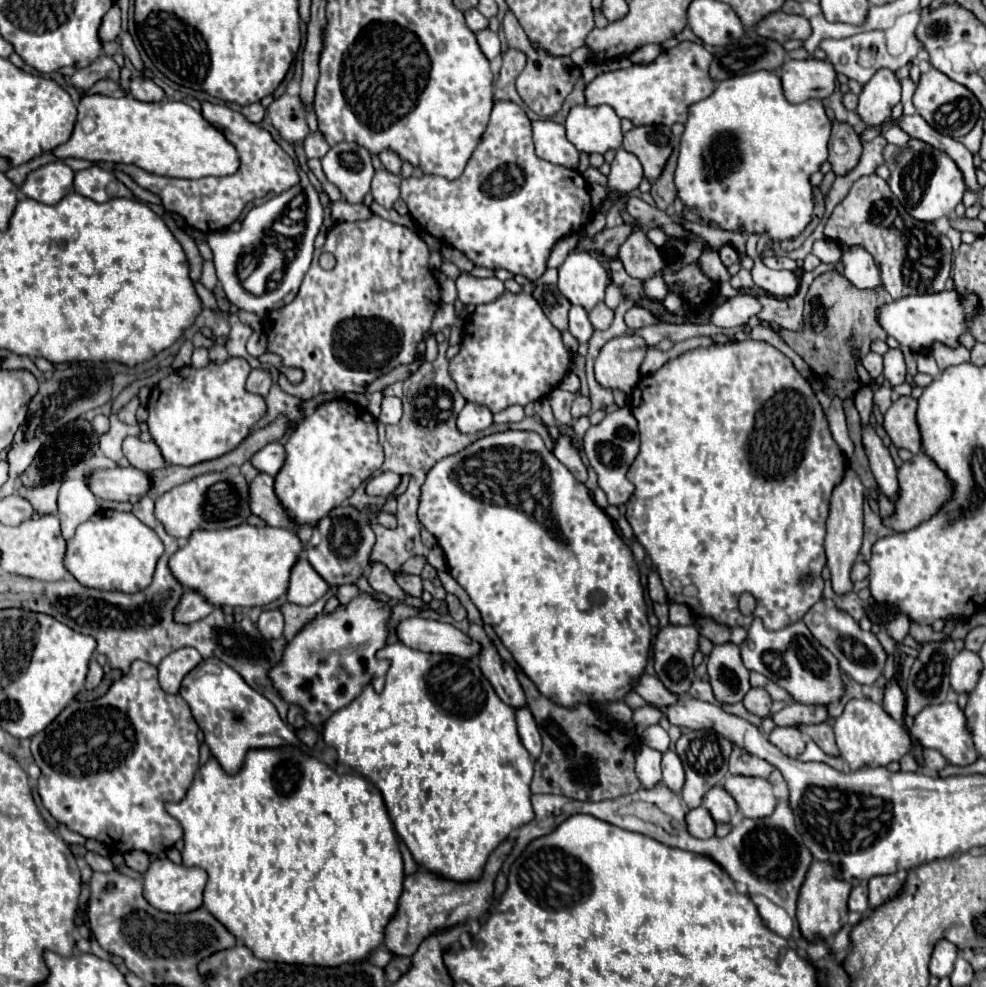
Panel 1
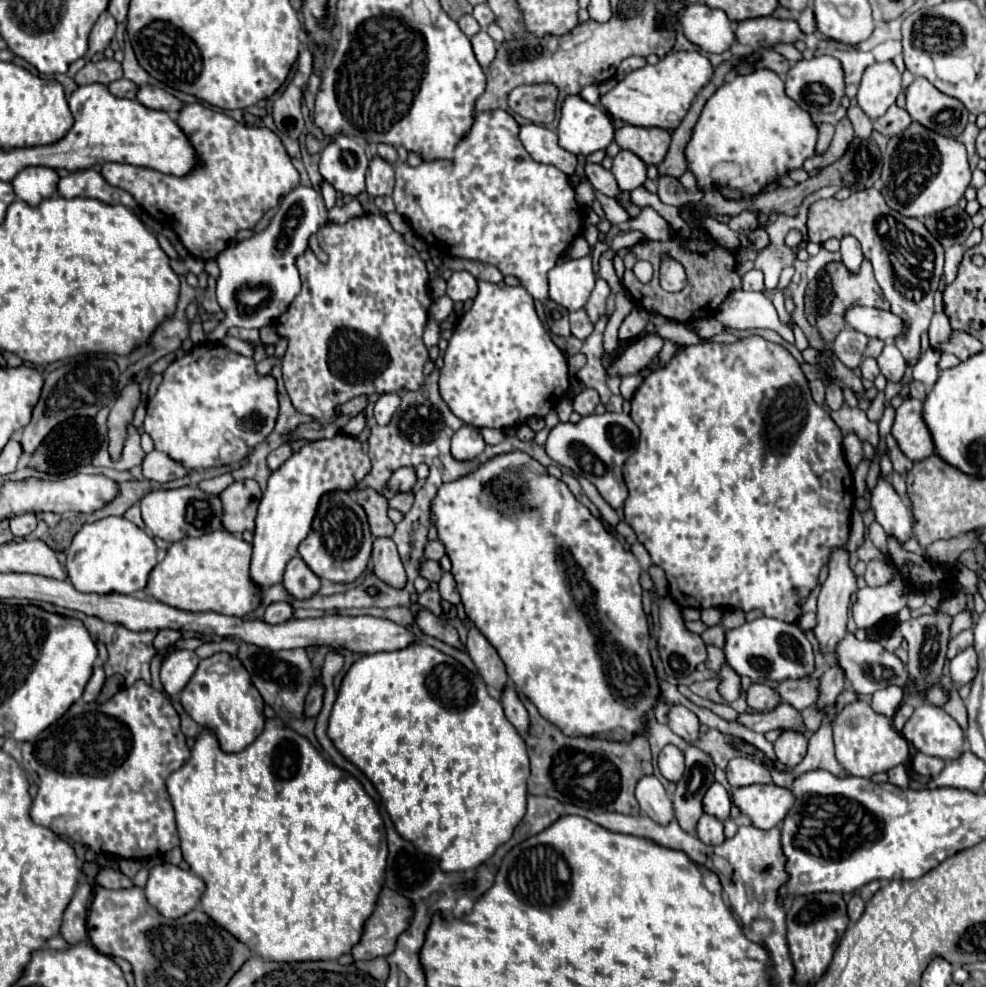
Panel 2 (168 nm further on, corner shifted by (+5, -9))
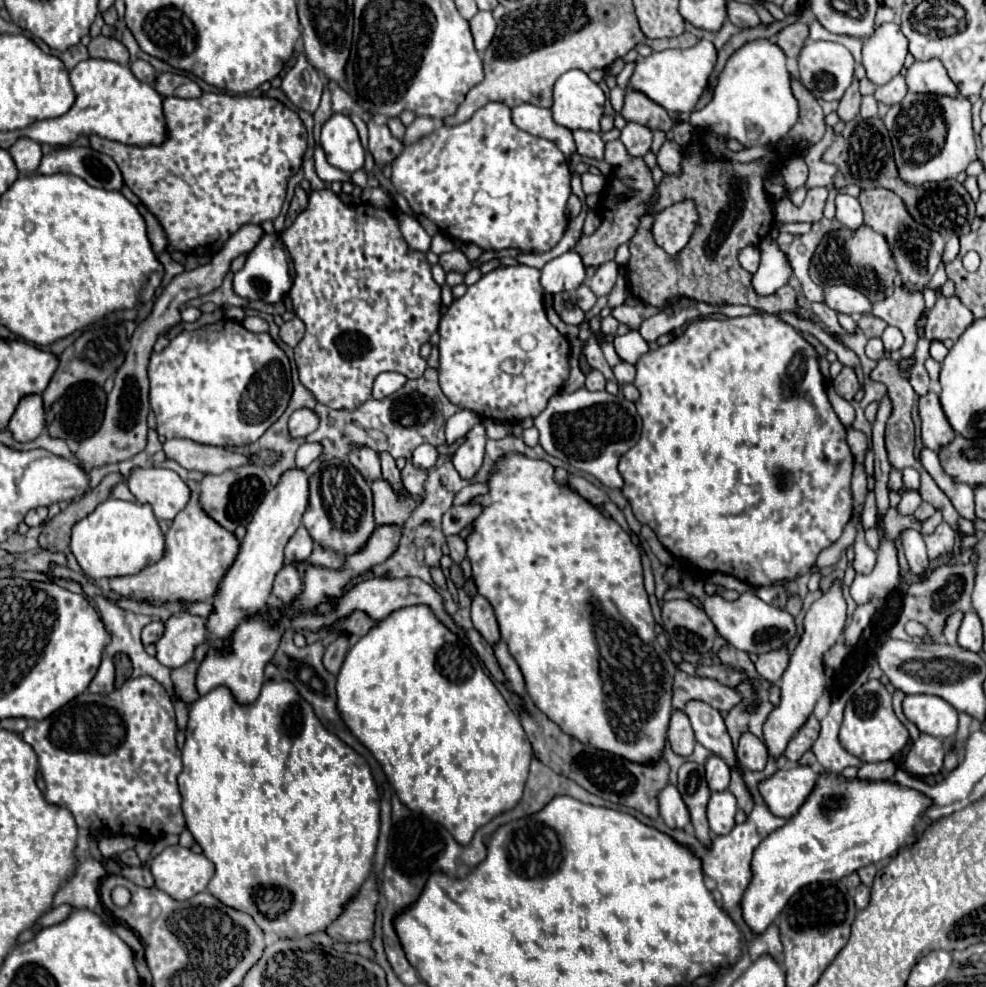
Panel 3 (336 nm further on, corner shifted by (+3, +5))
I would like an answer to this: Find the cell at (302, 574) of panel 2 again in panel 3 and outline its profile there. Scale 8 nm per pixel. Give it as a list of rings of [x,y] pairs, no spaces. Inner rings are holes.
[[[299,526],[297,532],[289,538],[287,546],[285,546],[285,560],[287,562],[301,562],[307,560],[313,552],[313,540],[307,532],[305,526]]]

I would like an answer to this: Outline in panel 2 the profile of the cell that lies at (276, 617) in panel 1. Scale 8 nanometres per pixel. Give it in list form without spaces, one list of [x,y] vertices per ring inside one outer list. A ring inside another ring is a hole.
[[[273,602],[273,604],[267,606],[263,620],[267,624],[283,624],[283,622],[287,622],[291,618],[291,612],[293,610],[291,610],[289,604],[285,604],[285,602]]]

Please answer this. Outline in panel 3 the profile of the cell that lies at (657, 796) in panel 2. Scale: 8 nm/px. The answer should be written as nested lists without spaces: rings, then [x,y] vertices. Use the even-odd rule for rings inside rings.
[[[671,784],[659,794],[659,810],[661,810],[661,818],[665,820],[665,824],[669,828],[685,830],[691,824],[689,810],[687,810],[679,790]]]

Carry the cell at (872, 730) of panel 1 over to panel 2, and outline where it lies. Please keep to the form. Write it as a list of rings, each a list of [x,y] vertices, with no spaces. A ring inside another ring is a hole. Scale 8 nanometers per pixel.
[[[855,700],[847,704],[833,722],[833,740],[835,740],[835,754],[839,764],[851,776],[871,778],[877,772],[887,772],[889,768],[903,764],[909,758],[907,740],[891,726],[891,722],[873,712],[867,702]]]

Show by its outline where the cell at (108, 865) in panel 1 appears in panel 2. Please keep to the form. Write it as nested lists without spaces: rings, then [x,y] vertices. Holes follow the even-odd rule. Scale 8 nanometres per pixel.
[[[101,868],[95,882],[103,888],[131,888],[133,886],[131,878],[127,878],[125,874],[121,874],[115,868]]]

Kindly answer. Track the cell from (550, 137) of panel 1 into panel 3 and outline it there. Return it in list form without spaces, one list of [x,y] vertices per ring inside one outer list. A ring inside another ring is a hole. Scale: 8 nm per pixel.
[[[519,104],[513,108],[513,124],[519,130],[529,132],[531,136],[555,142],[565,156],[575,152],[571,130],[555,124],[549,108],[541,108],[535,104]]]

